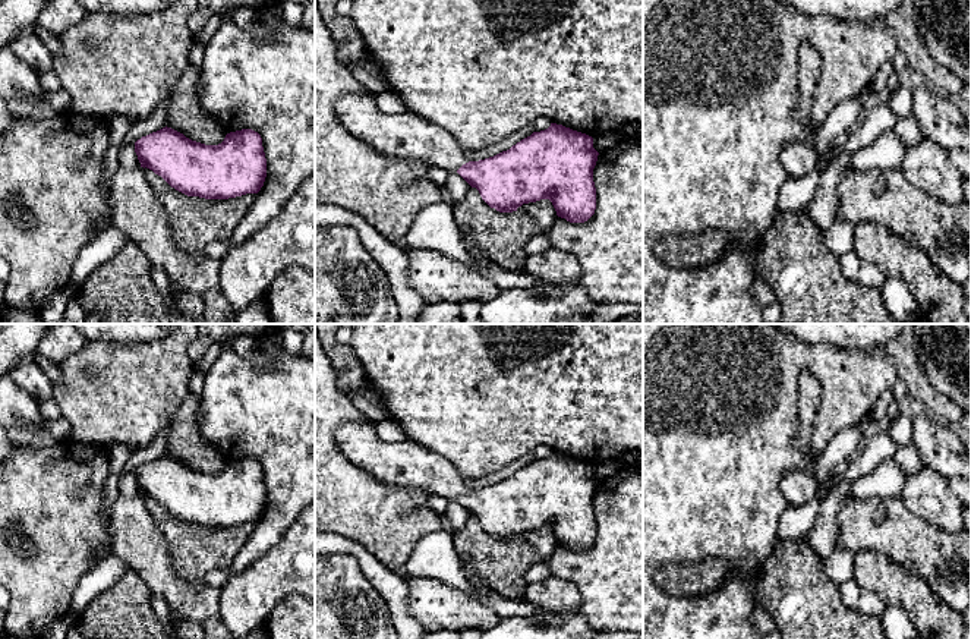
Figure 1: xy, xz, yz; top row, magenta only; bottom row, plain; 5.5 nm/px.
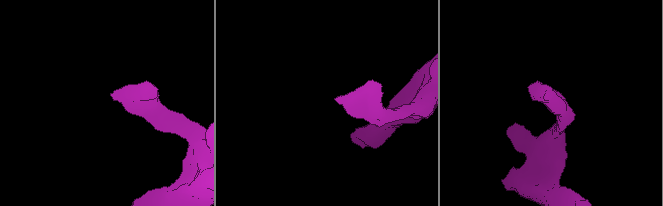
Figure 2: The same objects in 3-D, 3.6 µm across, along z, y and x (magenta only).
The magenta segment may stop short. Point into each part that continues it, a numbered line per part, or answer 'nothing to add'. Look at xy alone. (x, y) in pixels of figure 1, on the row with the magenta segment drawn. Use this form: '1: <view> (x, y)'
nothing to add

